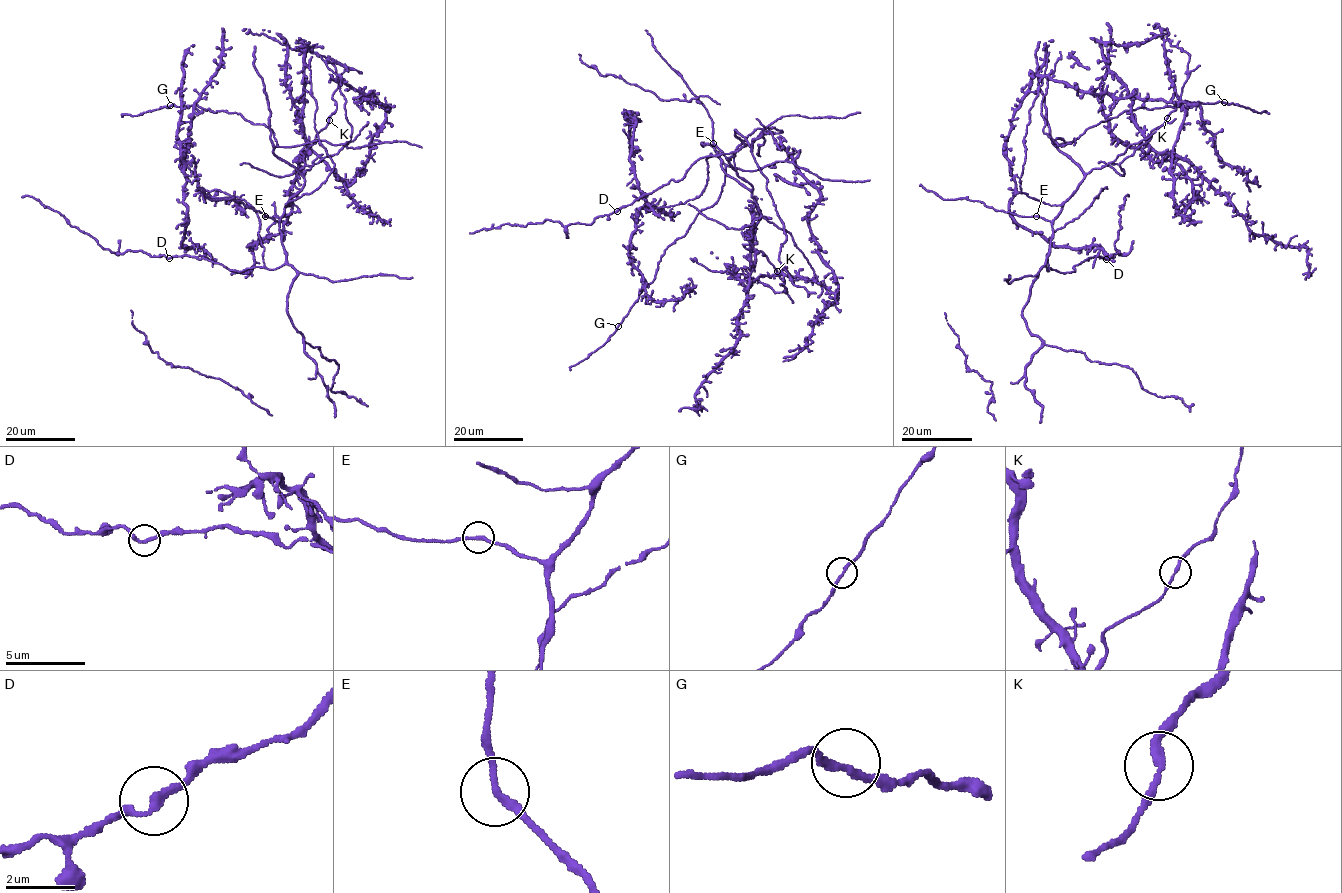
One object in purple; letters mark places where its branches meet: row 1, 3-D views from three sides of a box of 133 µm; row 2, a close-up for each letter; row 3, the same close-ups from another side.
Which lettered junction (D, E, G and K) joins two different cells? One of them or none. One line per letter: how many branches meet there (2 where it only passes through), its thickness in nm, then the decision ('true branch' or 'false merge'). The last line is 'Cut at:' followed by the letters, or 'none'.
D: branches 2; calibre 220 nm; true branch
E: branches 2; calibre 200 nm; true branch
G: branches 2; calibre 200 nm; true branch
K: branches 2; calibre 200 nm; true branch
Cut at: none

